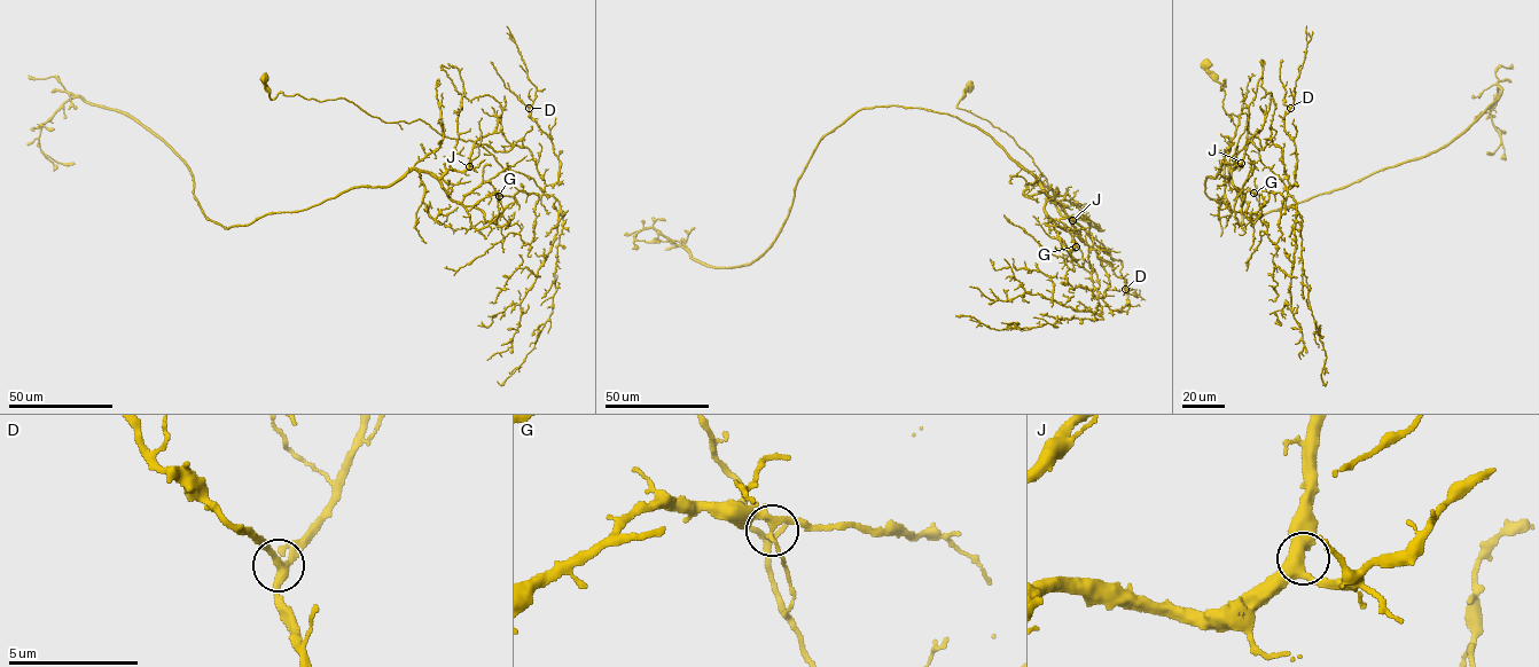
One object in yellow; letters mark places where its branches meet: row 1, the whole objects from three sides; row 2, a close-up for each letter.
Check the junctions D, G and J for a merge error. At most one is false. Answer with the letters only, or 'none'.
G

